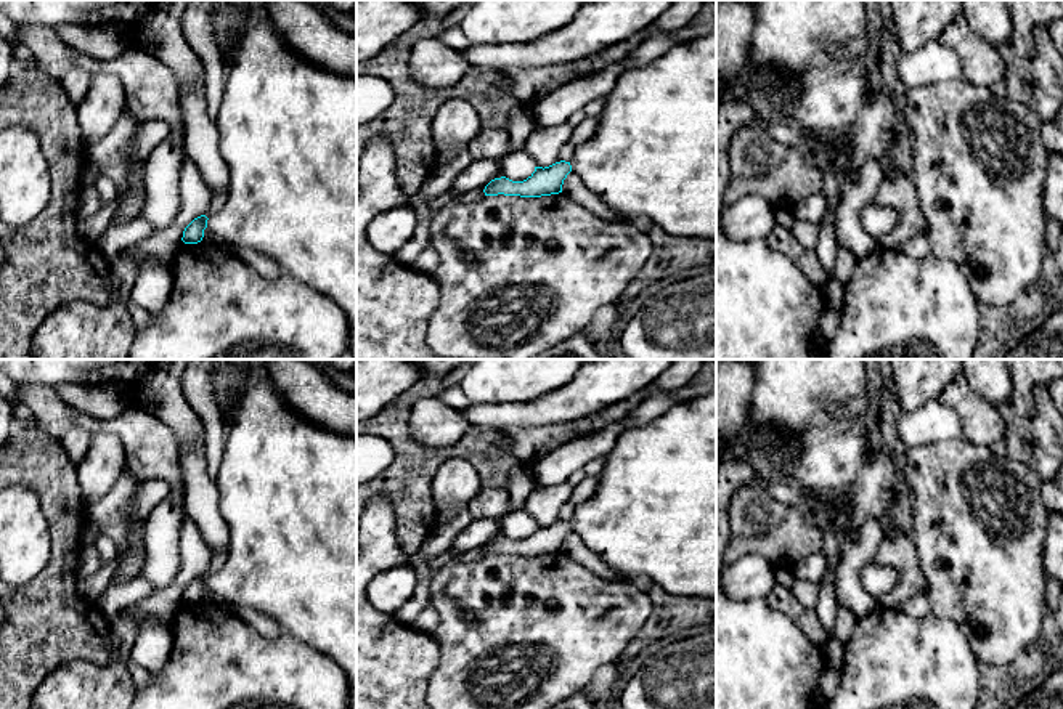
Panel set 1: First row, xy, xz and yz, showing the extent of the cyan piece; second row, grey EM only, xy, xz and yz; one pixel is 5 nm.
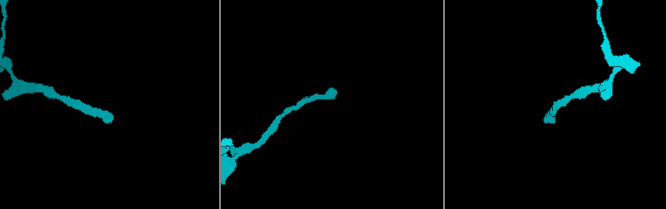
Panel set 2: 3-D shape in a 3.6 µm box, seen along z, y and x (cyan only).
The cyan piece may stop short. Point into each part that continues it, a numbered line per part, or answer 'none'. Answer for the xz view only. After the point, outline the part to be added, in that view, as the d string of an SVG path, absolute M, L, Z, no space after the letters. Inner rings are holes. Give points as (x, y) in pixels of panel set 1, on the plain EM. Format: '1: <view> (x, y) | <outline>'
1: xz (654, 514) | M716 391L621 431L597 480L594 496L570 520L584 544L625 579L649 576L671 595L716 598Z

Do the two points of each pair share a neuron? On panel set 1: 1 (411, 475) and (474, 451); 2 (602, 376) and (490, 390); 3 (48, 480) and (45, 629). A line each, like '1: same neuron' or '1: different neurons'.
1: same neuron
2: different neurons
3: same neuron

